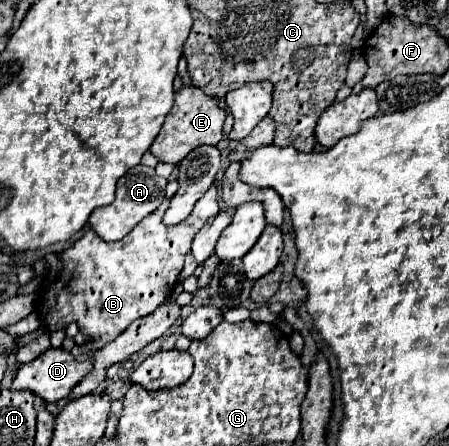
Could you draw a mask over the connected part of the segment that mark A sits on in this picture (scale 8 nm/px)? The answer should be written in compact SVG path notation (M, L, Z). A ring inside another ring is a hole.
M142 164L130 168L130 172L126 172L120 180L118 180L118 188L116 188L116 198L112 204L96 208L90 214L90 226L92 230L106 242L114 242L114 240L122 240L142 218L146 218L150 212L154 212L162 200L164 200L164 190L166 190L166 178L156 176L154 168L146 168Z

